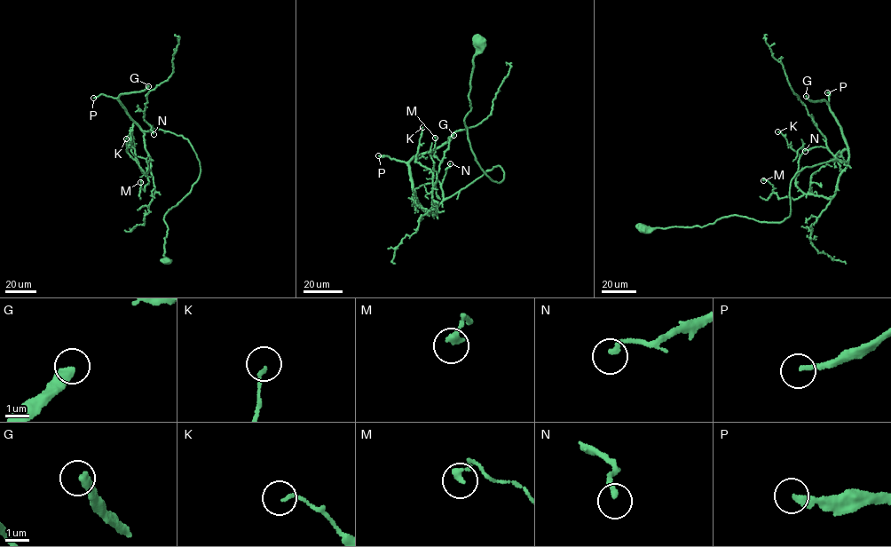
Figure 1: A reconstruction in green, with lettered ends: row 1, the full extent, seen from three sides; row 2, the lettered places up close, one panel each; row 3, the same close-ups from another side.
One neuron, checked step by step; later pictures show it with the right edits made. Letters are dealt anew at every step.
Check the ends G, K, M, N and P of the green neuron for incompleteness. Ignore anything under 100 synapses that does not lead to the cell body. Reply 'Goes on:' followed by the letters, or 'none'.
Goes on: G, P

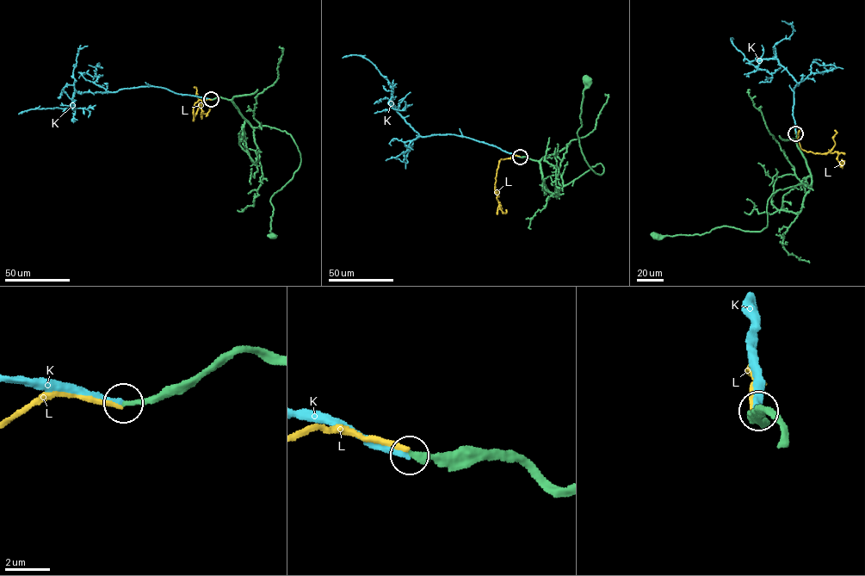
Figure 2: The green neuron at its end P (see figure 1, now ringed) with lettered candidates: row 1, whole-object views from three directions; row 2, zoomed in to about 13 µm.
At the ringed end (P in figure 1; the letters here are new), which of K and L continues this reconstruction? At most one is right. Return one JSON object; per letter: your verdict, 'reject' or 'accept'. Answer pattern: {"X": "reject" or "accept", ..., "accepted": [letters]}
{"K": "accept", "L": "reject", "accepted": ["K"]}

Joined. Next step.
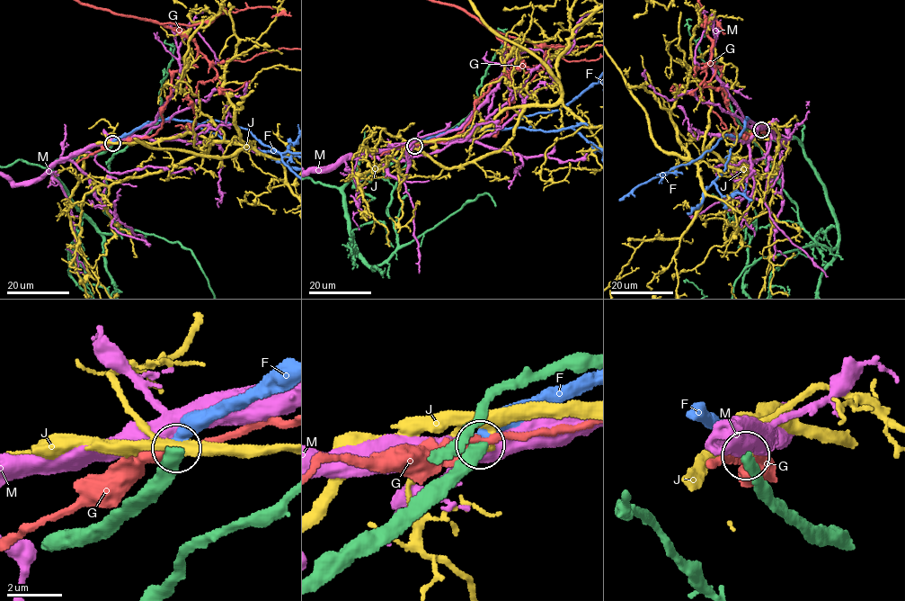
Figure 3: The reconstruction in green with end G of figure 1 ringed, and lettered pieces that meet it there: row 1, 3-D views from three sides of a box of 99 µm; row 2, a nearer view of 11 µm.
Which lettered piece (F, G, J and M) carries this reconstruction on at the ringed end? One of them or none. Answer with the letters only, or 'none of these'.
F

